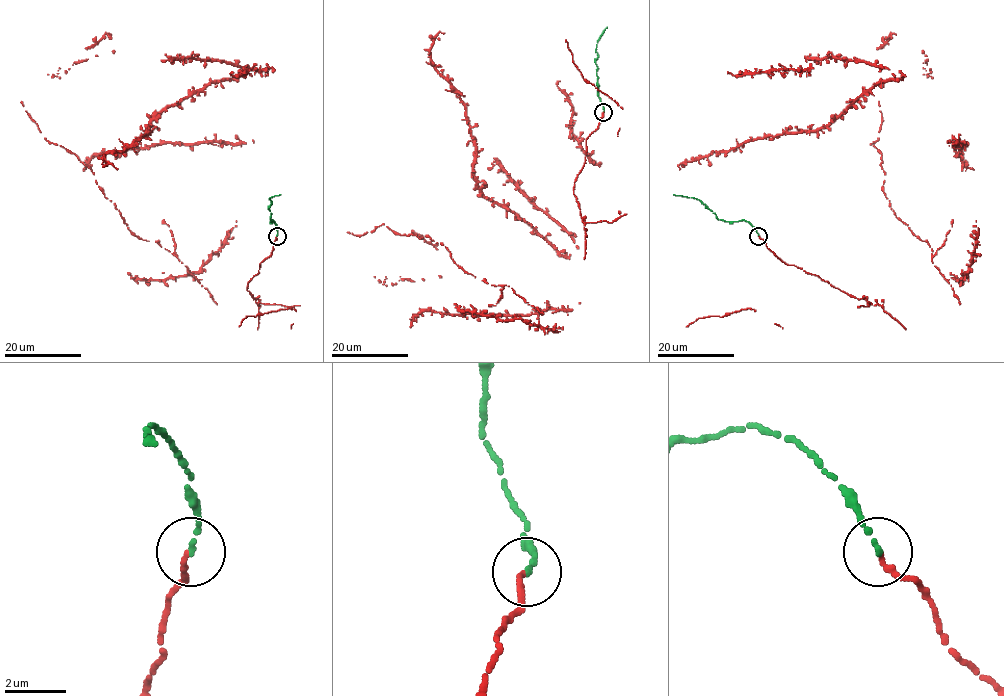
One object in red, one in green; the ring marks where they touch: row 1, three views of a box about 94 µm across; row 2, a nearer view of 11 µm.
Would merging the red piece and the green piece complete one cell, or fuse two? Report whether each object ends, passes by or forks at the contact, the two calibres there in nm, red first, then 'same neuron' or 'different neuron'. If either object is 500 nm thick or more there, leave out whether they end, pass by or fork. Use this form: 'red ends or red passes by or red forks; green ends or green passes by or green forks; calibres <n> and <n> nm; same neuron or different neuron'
red ends; green ends; calibres 190 and 180 nm; same neuron

